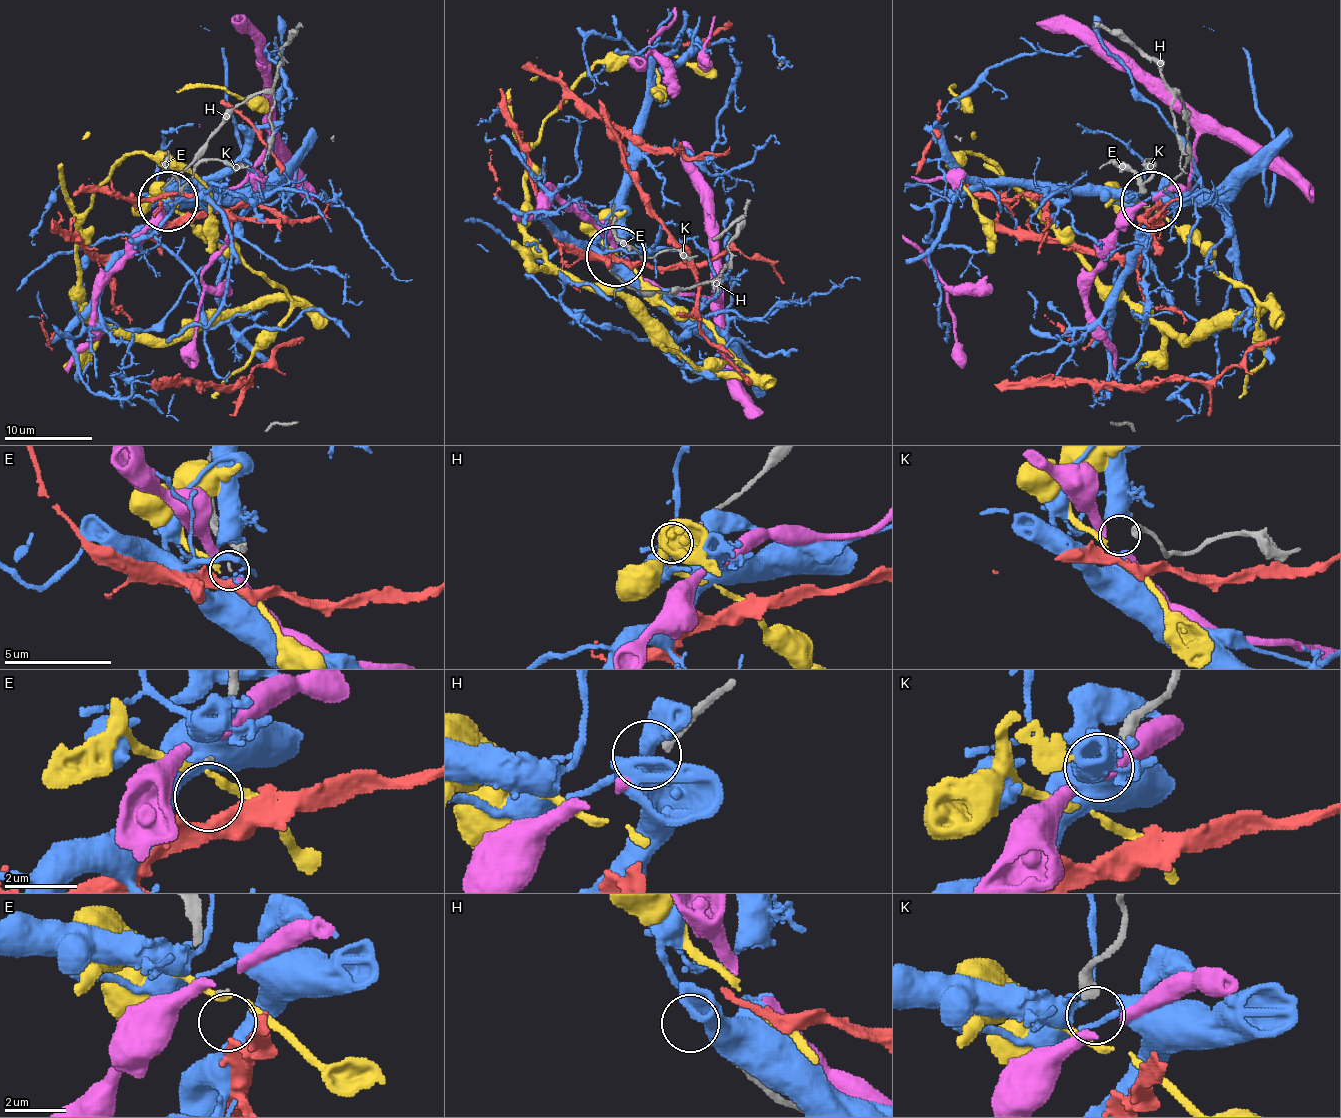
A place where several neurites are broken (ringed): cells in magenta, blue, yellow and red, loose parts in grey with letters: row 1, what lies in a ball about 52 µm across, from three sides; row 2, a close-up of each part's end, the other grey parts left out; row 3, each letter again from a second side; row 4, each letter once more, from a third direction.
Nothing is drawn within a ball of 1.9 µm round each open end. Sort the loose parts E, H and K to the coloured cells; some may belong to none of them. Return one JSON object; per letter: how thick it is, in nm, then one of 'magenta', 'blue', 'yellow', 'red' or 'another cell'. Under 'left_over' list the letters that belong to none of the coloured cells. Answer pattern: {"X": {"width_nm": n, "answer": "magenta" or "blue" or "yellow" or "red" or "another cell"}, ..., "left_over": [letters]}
{"E": {"width_nm": 70, "answer": "red"}, "H": {"width_nm": 180, "answer": "another cell"}, "K": {"width_nm": 400, "answer": "another cell"}, "left_over": ["H", "K"]}

